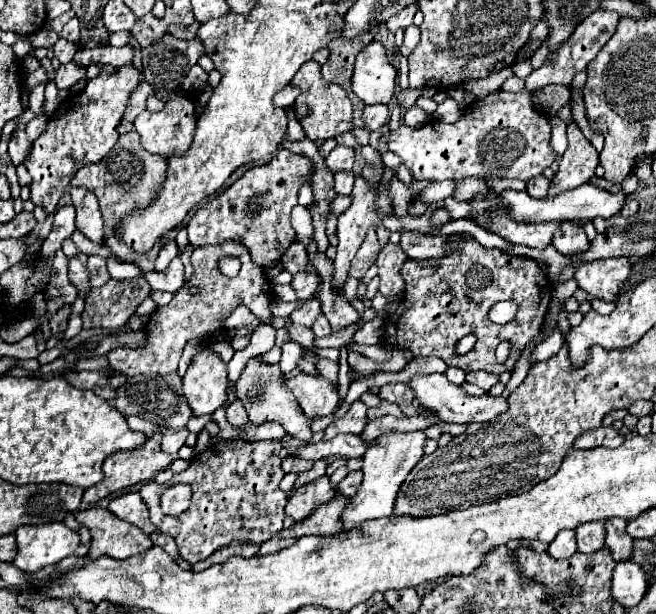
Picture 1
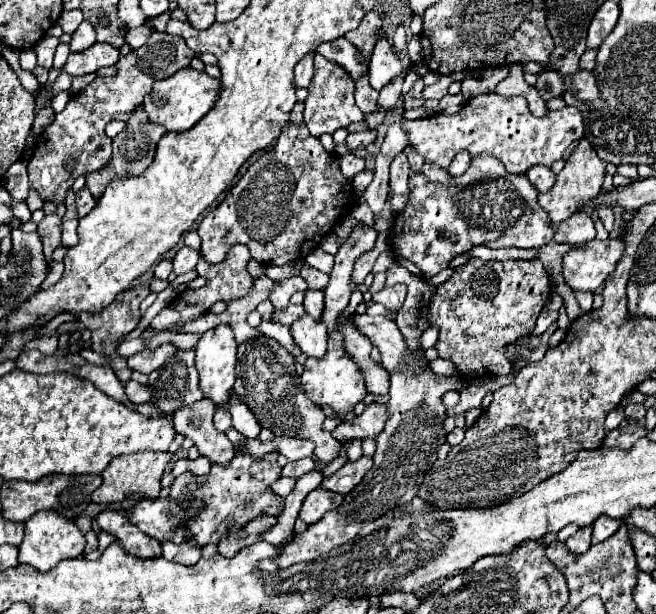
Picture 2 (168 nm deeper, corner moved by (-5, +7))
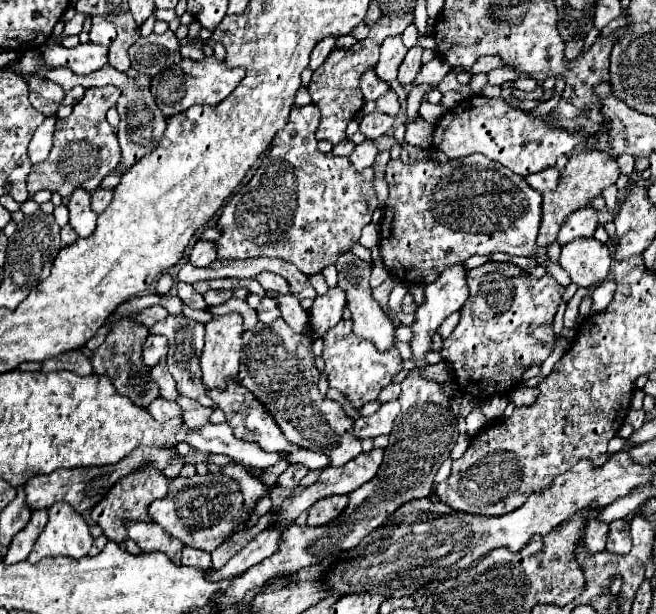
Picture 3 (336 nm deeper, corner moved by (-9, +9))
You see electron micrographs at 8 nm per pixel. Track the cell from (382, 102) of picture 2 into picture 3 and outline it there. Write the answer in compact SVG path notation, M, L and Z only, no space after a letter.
M414 46L414 48L408 50L408 54L406 54L406 58L404 58L404 62L400 64L400 70L398 70L398 82L402 86L412 84L414 78L418 76L418 72L422 70L420 56L422 56L422 48L420 46Z

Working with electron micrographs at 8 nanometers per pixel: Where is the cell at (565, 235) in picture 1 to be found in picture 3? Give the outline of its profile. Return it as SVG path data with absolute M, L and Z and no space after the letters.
M584 206L580 210L576 210L574 214L570 214L566 218L566 222L562 224L560 228L560 234L558 234L558 242L560 244L568 244L570 240L578 238L578 236L594 236L594 230L598 226L598 214L592 206Z

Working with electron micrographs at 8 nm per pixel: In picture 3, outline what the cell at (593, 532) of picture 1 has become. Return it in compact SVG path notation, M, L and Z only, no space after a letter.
M614 520L608 524L610 532L608 532L608 540L606 540L606 550L614 552L614 554L626 554L632 546L630 542L630 526L626 520Z

